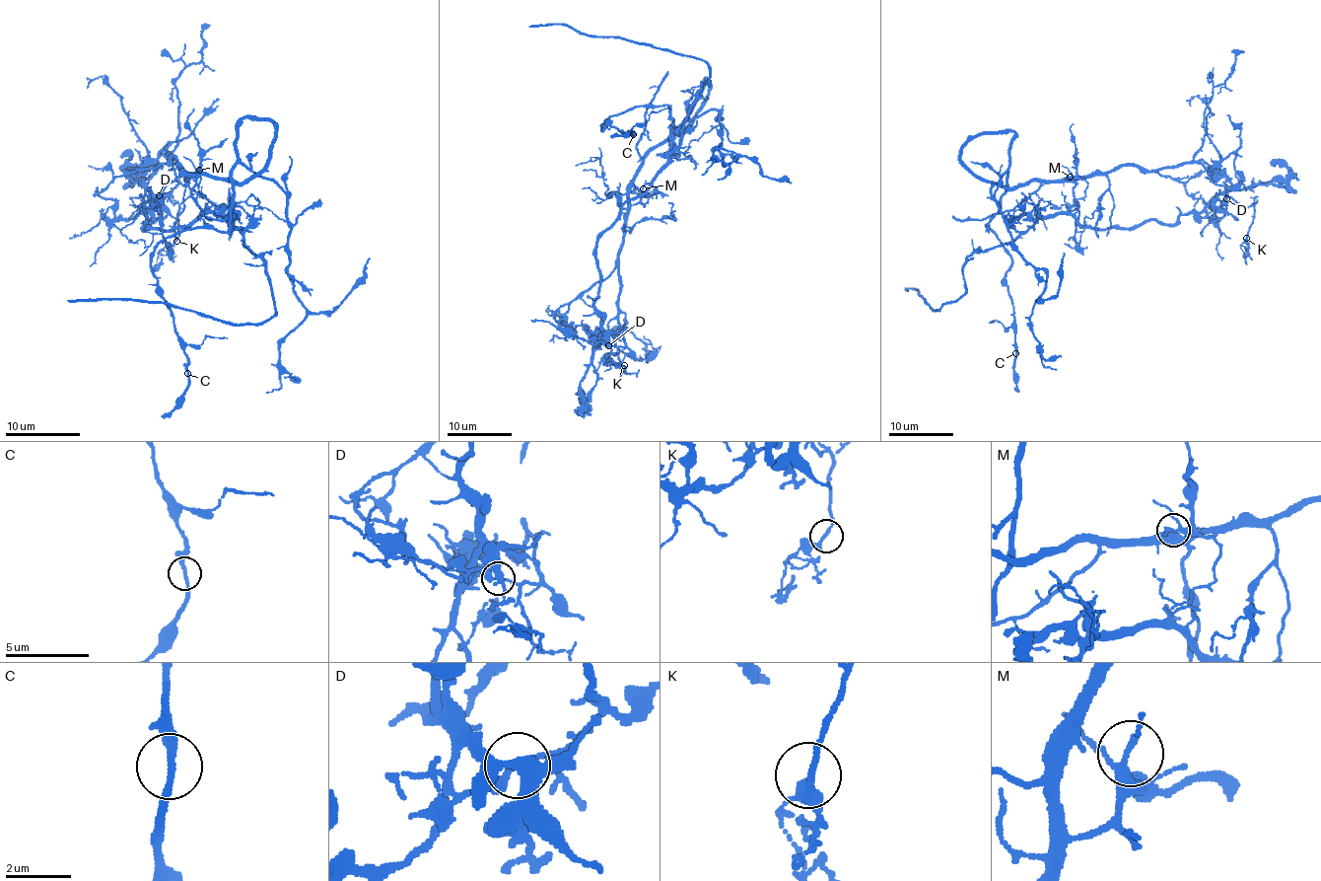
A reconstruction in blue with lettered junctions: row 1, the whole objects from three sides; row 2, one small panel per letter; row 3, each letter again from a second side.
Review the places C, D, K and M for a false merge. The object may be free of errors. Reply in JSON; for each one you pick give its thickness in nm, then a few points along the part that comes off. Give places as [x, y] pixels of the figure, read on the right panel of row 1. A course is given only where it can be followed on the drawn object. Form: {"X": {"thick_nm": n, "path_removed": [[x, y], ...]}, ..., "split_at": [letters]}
{"D": {"thick_nm": 240, "path_removed": [[1226, 199], [1174, 223], [1120, 228], [1048, 214], [974, 251], [966, 291], [941, 308], [907, 290]]}, "split_at": ["D"]}

